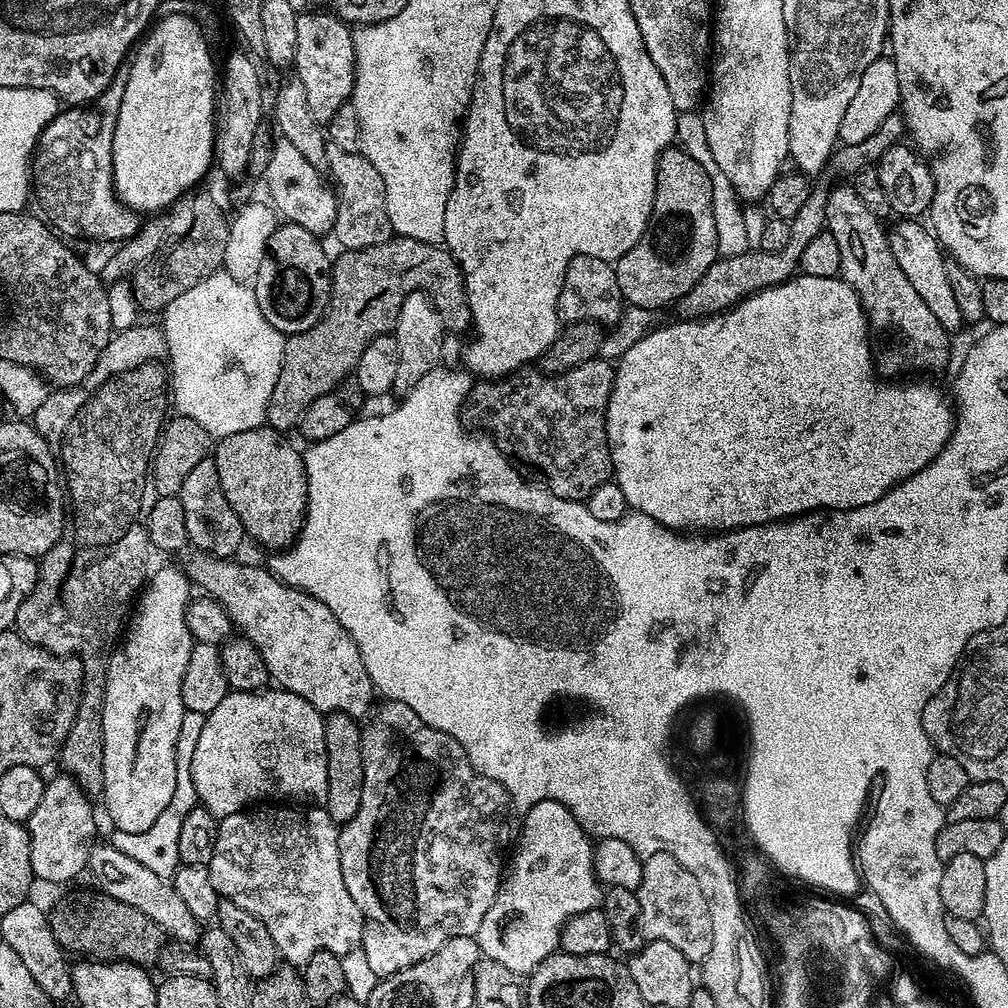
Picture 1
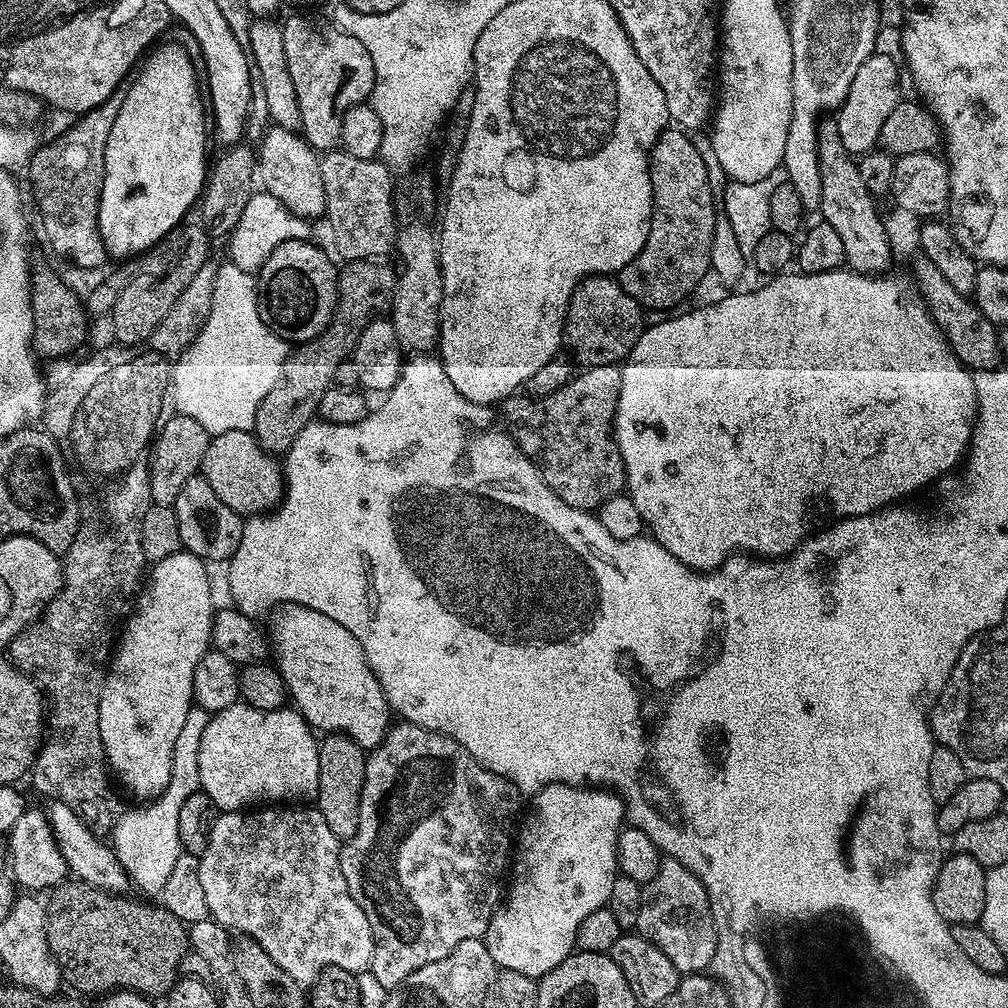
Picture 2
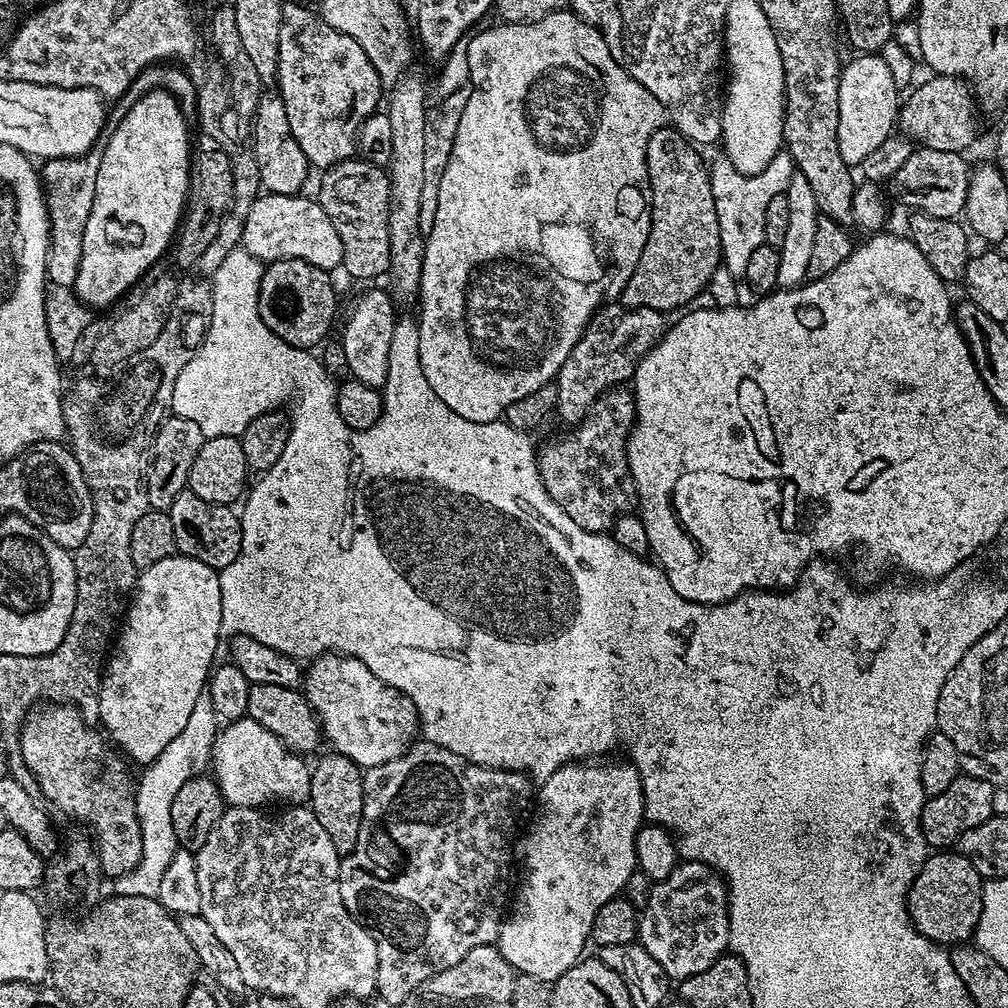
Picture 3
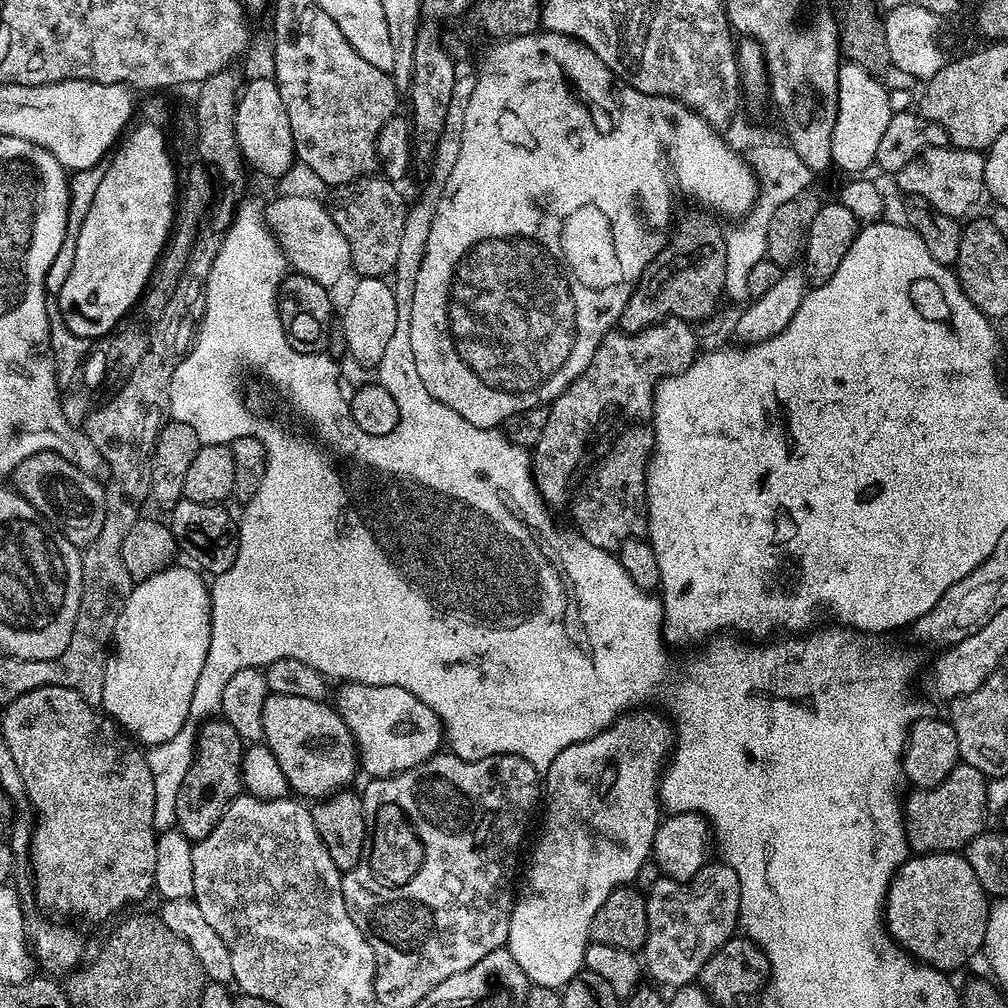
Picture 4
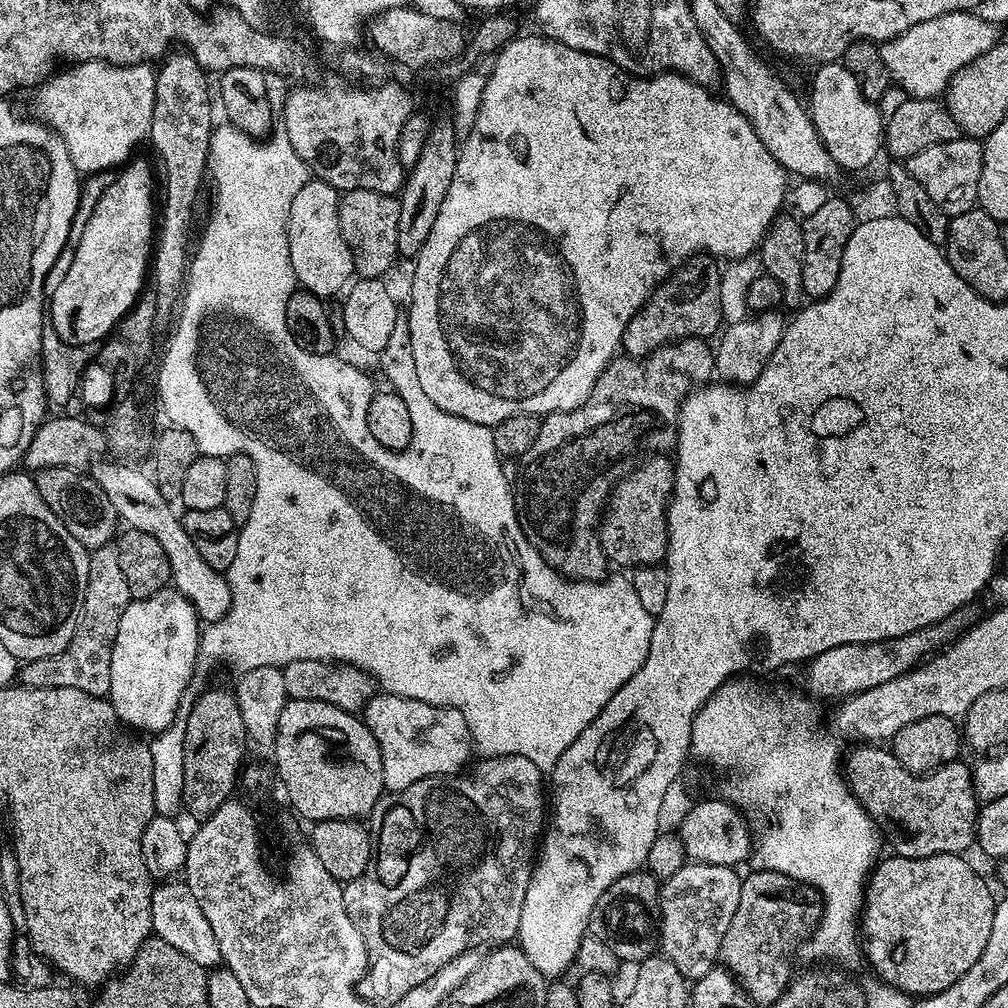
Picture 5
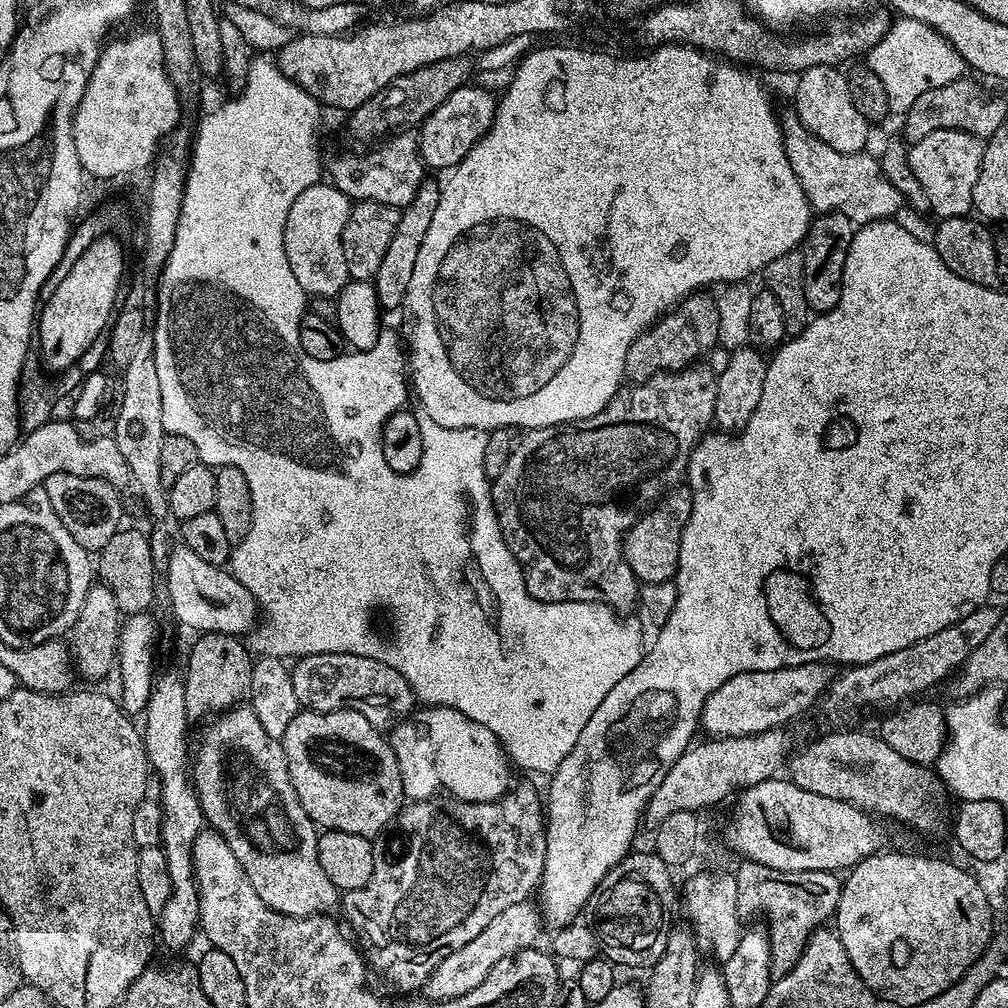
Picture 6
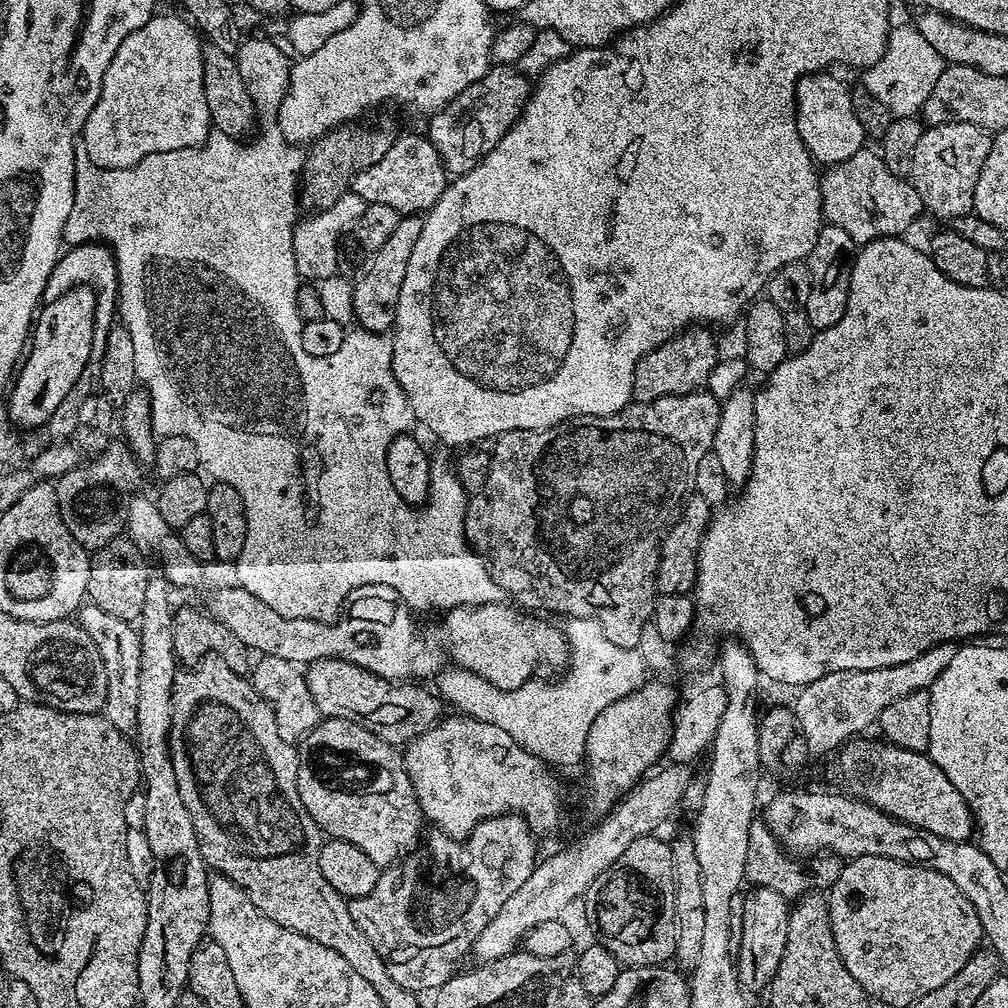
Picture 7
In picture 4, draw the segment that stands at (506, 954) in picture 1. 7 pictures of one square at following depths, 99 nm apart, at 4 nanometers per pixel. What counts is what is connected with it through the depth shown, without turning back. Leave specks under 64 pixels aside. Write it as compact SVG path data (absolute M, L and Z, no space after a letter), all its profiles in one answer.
M629 710L616 719L609 728L604 728L594 738L586 742L578 742L574 746L566 746L550 762L546 773L546 804L548 800L548 817L544 820L544 833L540 836L540 841L536 844L536 849L532 852L532 865L528 868L528 889L524 893L515 897L512 905L512 917L510 918L510 930L508 931L507 949L508 953L522 966L522 970L527 974L529 981L537 988L563 989L565 984L569 984L575 977L579 976L584 968L584 952L589 946L592 935L592 923L594 914L598 914L598 906L610 898L610 894L615 888L622 888L631 885L636 879L636 875L642 869L644 863L650 860L652 855L652 843L654 834L658 830L662 819L662 805L660 803L660 778L666 767L666 761L674 747L674 728L660 716L655 716L652 712L640 712L644 710Z

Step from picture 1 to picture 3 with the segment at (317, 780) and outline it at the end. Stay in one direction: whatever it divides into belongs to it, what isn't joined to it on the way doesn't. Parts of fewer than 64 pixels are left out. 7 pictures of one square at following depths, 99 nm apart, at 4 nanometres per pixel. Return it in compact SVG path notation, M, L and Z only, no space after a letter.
M234 720L225 723L216 733L216 741L212 747L211 775L220 787L220 793L225 805L233 808L259 808L272 806L275 800L281 800L284 806L304 806L310 801L310 782L312 768L304 765L303 755L291 752L287 746L266 726L258 726L258 722L249 720Z

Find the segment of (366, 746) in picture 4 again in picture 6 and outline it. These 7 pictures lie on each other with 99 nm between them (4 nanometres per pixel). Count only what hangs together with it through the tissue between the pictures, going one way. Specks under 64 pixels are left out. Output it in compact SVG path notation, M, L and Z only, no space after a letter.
M428 706L413 711L391 729L390 743L394 758L398 758L402 790L409 801L431 800L448 788L447 795L457 800L490 802L504 796L513 783L514 768L498 738L474 718L466 718L453 708Z

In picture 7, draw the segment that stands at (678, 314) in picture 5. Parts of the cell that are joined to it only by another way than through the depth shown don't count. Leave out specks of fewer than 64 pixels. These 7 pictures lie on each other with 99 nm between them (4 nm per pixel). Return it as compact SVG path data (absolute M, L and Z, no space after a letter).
M704 326L685 328L674 338L670 338L662 346L650 350L638 362L638 366L632 375L632 399L637 404L652 402L663 396L685 396L687 392L694 392L705 387L705 380L718 361L716 355L717 337L711 336L709 329Z

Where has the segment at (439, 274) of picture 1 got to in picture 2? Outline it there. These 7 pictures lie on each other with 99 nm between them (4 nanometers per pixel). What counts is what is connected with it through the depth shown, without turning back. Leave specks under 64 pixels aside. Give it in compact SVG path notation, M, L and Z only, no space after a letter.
M353 260L343 267L338 272L332 321L324 327L322 334L289 351L274 386L270 386L270 394L266 394L256 408L251 431L261 448L269 454L286 454L292 449L298 434L302 434L304 427L319 413L322 394L333 387L335 370L351 357L364 327L389 311L392 289L396 287L393 269L375 260Z

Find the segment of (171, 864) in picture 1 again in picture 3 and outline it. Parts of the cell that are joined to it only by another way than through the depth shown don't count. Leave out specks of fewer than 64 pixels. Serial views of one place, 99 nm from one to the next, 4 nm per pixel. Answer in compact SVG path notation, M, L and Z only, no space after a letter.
M207 694L194 702L194 710L186 722L182 734L171 740L170 746L158 754L154 763L147 765L138 776L136 784L136 809L138 826L142 826L142 858L138 866L125 876L115 879L114 888L119 895L137 896L138 898L157 897L162 876L170 867L178 845L174 838L174 822L170 822L170 808L178 790L186 786L195 776L203 776L209 771L212 762L212 747L216 741L218 717L214 714L212 703Z

